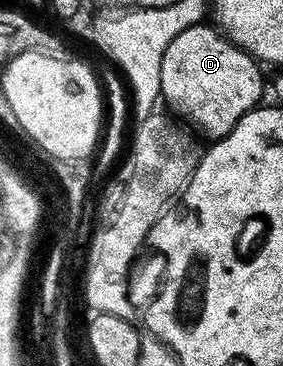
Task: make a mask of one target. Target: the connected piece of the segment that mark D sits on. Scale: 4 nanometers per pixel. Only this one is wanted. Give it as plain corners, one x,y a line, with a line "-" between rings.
207,23
193,24
172,39
163,55
160,66
162,100
195,123
210,139
218,139
262,100
260,69
252,55
230,42
220,30

